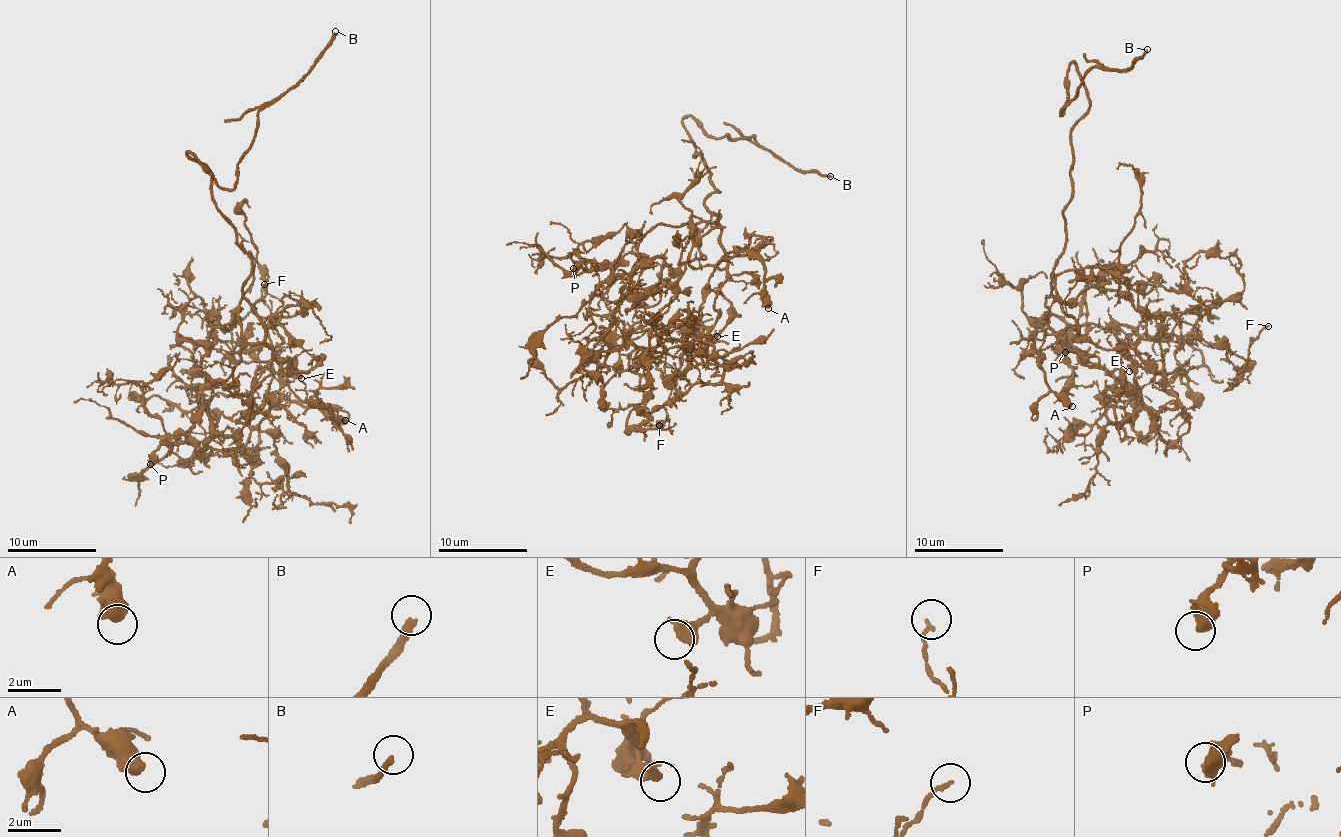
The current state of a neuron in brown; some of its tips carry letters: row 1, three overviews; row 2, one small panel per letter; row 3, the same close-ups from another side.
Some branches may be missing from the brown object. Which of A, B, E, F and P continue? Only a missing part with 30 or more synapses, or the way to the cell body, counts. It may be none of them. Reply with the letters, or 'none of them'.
B, P

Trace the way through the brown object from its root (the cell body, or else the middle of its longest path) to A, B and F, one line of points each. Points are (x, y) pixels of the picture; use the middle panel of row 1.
A: (718, 215), (726, 260), (725, 268), (717, 266), (741, 252), (757, 253), (765, 271), (768, 308)
B: (718, 215), (704, 203), (719, 190), (694, 156), (689, 116), (710, 137), (750, 135), (830, 176)
F: (718, 215), (726, 272), (708, 339), (689, 360), (671, 340), (630, 355), (642, 400), (627, 424), (659, 425)

